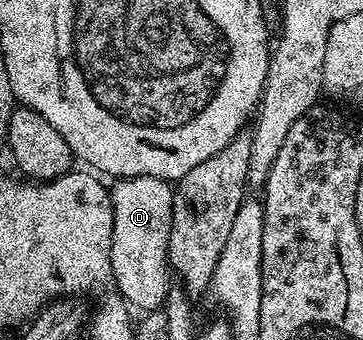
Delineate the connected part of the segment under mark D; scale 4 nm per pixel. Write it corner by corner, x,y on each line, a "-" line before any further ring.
141,175
130,179
119,178
113,183
110,187
110,203
113,205
113,231
112,249
110,250
110,269
113,284
117,285
117,287
115,287
117,292
120,296
122,296
123,300
129,306
133,307
134,305
140,308
140,311
159,310
166,300
169,288
172,286
172,281
168,279
168,277
170,278
170,273
168,270
168,260
166,258
166,253
167,241
169,241
171,233
171,213
172,205
174,204
173,188
167,180
160,178
148,178
147,175

